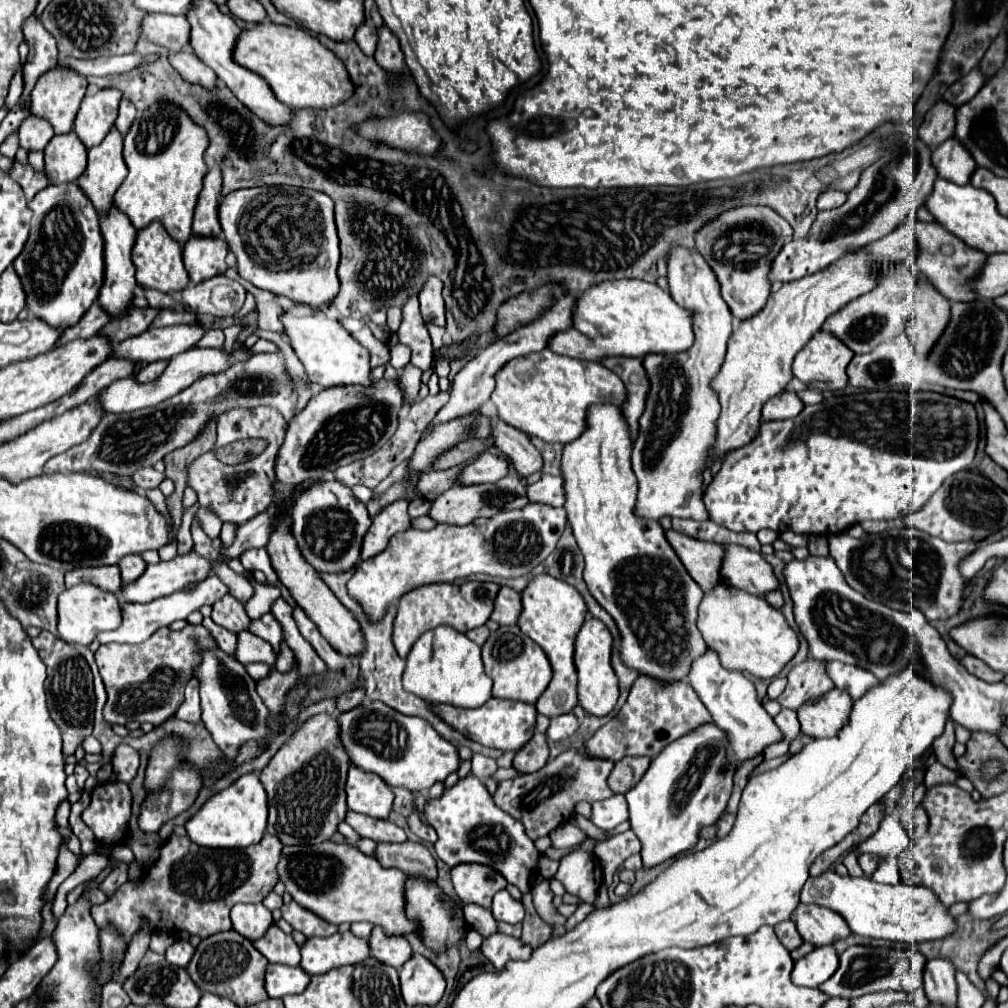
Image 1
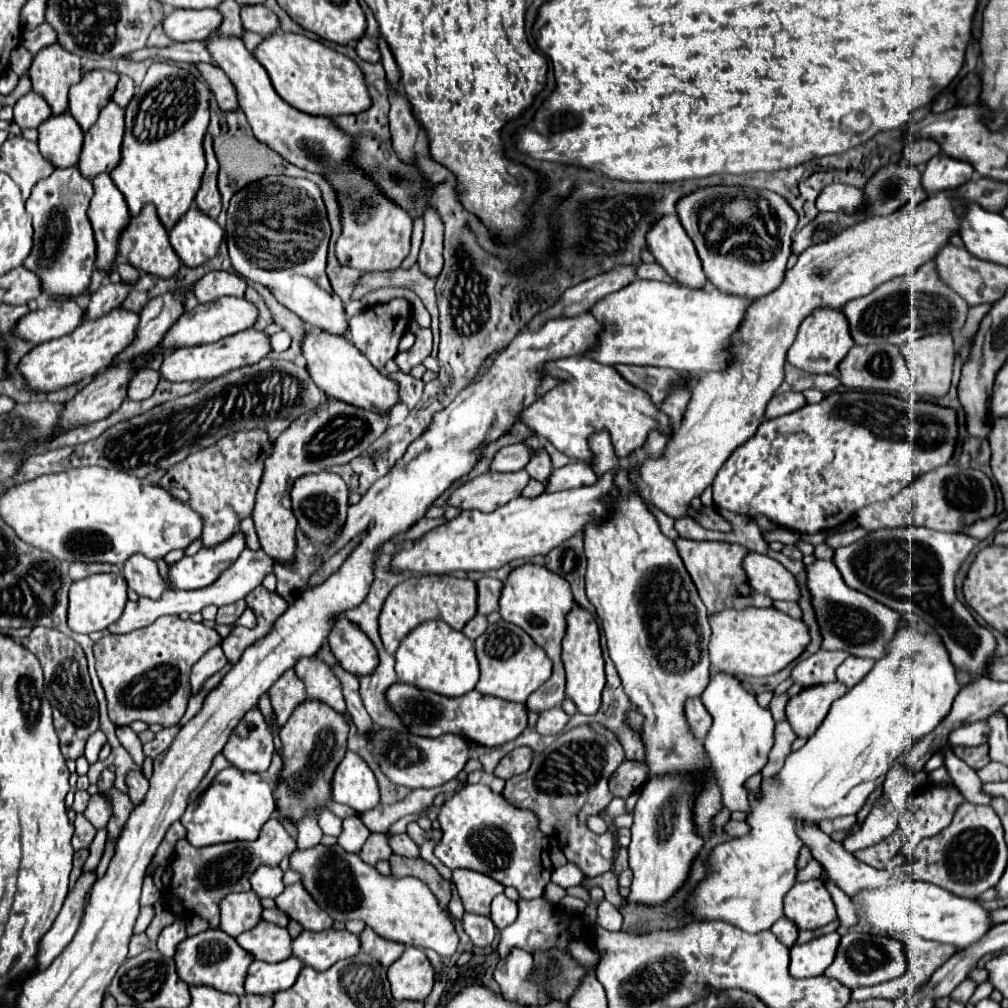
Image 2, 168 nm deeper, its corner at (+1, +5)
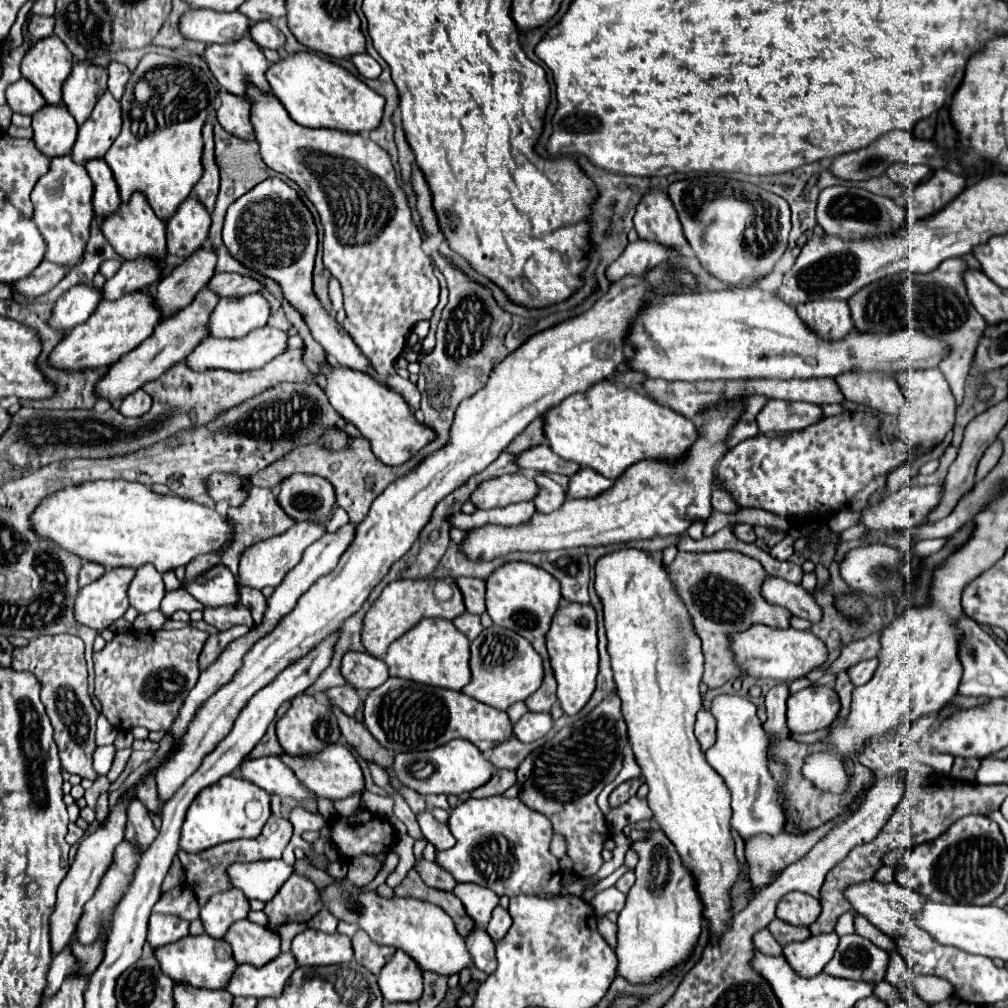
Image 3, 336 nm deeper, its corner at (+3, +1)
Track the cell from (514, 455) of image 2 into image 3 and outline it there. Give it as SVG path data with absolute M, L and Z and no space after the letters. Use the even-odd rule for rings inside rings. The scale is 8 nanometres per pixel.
M544 443L544 445L536 445L524 453L520 453L516 457L516 465L524 475L534 475L534 473L560 473L560 475L574 475L580 465L566 461L562 457L556 457L556 453L552 453L552 449Z

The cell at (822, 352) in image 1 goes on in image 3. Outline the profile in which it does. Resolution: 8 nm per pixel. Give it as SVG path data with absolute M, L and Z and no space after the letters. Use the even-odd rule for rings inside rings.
M808 301L800 305L798 317L814 331L820 333L820 337L828 341L840 341L840 337L846 337L854 325L850 319L848 303L844 301Z

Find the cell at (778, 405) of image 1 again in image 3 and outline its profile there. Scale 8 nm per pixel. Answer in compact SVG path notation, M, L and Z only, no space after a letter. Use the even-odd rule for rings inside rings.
M768 401L756 417L760 433L766 431L794 431L812 425L822 417L822 409L804 401Z

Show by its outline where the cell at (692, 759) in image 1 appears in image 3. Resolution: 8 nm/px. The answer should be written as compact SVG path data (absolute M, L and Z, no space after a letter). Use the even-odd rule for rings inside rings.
M648 829L648 837L632 841L630 849L638 855L636 883L632 885L624 909L618 913L618 973L632 983L650 983L660 973L686 961L702 929L702 901L694 873L680 861L676 847L664 831Z

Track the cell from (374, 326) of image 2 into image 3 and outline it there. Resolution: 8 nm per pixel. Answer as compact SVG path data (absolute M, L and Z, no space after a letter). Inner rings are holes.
M248 89L248 101L252 105L250 121L252 121L252 127L254 127L254 137L260 145L260 155L262 155L264 163L270 169L274 169L274 171L286 175L288 179L292 179L294 183L298 183L298 187L304 189L306 197L316 205L320 217L322 217L322 225L324 225L324 265L332 273L332 277L336 277L340 281L342 291L344 291L344 309L348 313L348 317L344 321L344 329L350 333L352 341L358 345L358 349L364 353L364 357L368 357L370 365L378 373L378 381L384 383L386 377L392 373L392 363L400 357L400 353L406 345L406 337L412 331L414 323L420 321L420 319L430 319L432 317L432 311L438 303L438 293L440 293L438 279L432 271L432 259L420 249L422 235L420 235L416 223L412 221L412 213L410 213L408 201L404 197L404 191L396 183L396 173L392 169L390 155L384 149L380 149L372 139L368 139L368 135L364 135L364 133L340 133L338 129L304 129L302 125L296 125L296 121L292 121L288 117L288 113L284 113L284 105L280 105L280 101L276 101L274 95L268 97L268 93L260 93L260 89Z

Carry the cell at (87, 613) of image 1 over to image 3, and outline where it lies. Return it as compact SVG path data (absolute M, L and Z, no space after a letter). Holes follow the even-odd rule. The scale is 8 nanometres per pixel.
M116 567L80 589L74 603L74 617L80 625L102 631L120 619L128 609L126 589L134 577L134 569Z

